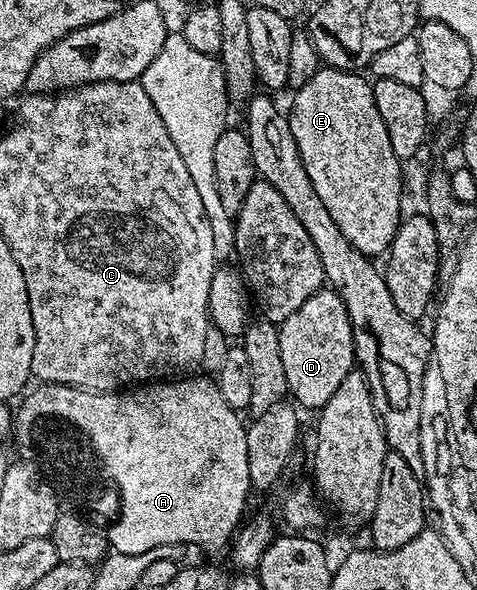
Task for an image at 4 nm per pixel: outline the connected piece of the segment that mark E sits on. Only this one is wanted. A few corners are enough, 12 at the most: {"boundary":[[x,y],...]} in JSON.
{"boundary":[[318,69],[288,111],[339,232],[384,255],[402,159],[368,77]]}

